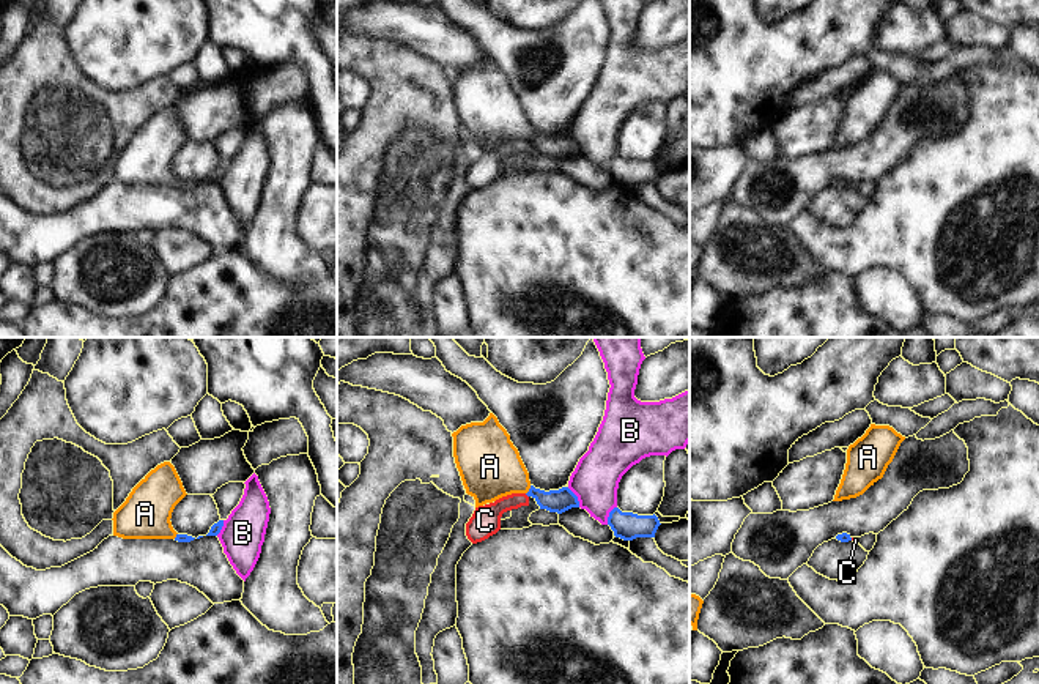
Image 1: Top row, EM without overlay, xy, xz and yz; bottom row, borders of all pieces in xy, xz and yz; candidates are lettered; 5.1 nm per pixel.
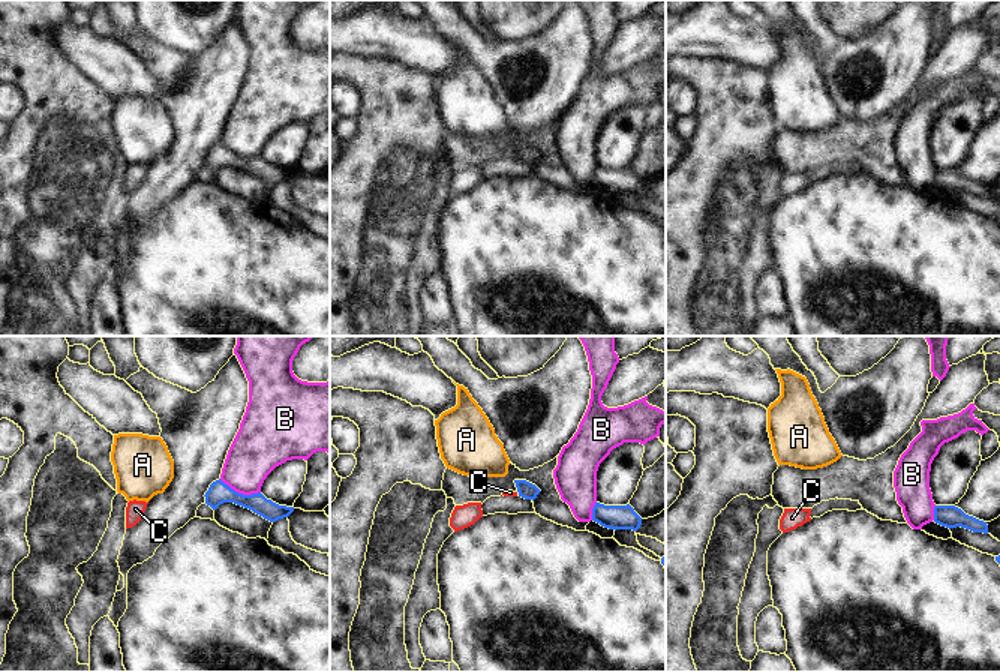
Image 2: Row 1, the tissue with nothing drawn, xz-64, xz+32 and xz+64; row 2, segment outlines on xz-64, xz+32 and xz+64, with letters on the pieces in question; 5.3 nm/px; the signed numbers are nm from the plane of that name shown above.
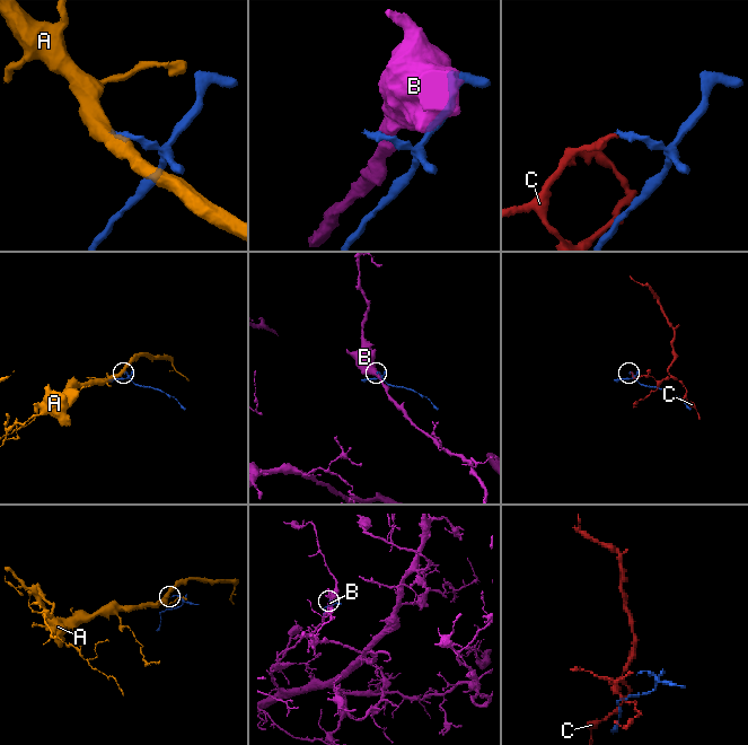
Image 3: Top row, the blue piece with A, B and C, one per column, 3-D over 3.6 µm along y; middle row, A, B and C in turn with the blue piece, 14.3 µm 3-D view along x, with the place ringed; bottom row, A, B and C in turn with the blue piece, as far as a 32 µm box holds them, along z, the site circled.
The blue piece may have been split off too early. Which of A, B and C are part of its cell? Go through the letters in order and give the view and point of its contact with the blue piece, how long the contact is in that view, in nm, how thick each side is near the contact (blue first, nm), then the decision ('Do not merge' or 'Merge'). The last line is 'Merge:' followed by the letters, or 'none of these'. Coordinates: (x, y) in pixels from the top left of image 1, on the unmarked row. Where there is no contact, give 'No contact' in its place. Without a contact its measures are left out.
A: Touches blue at xz (529, 137). Shared border 50 nm. Thickness 120 nm (blue) against 320 nm. Merge
B: Touches blue at xz (576, 144). Shared border 120 nm. Thickness 120 nm (blue) against 240 nm. Do not merge
C: No contact. Do not merge
Merge: A.

